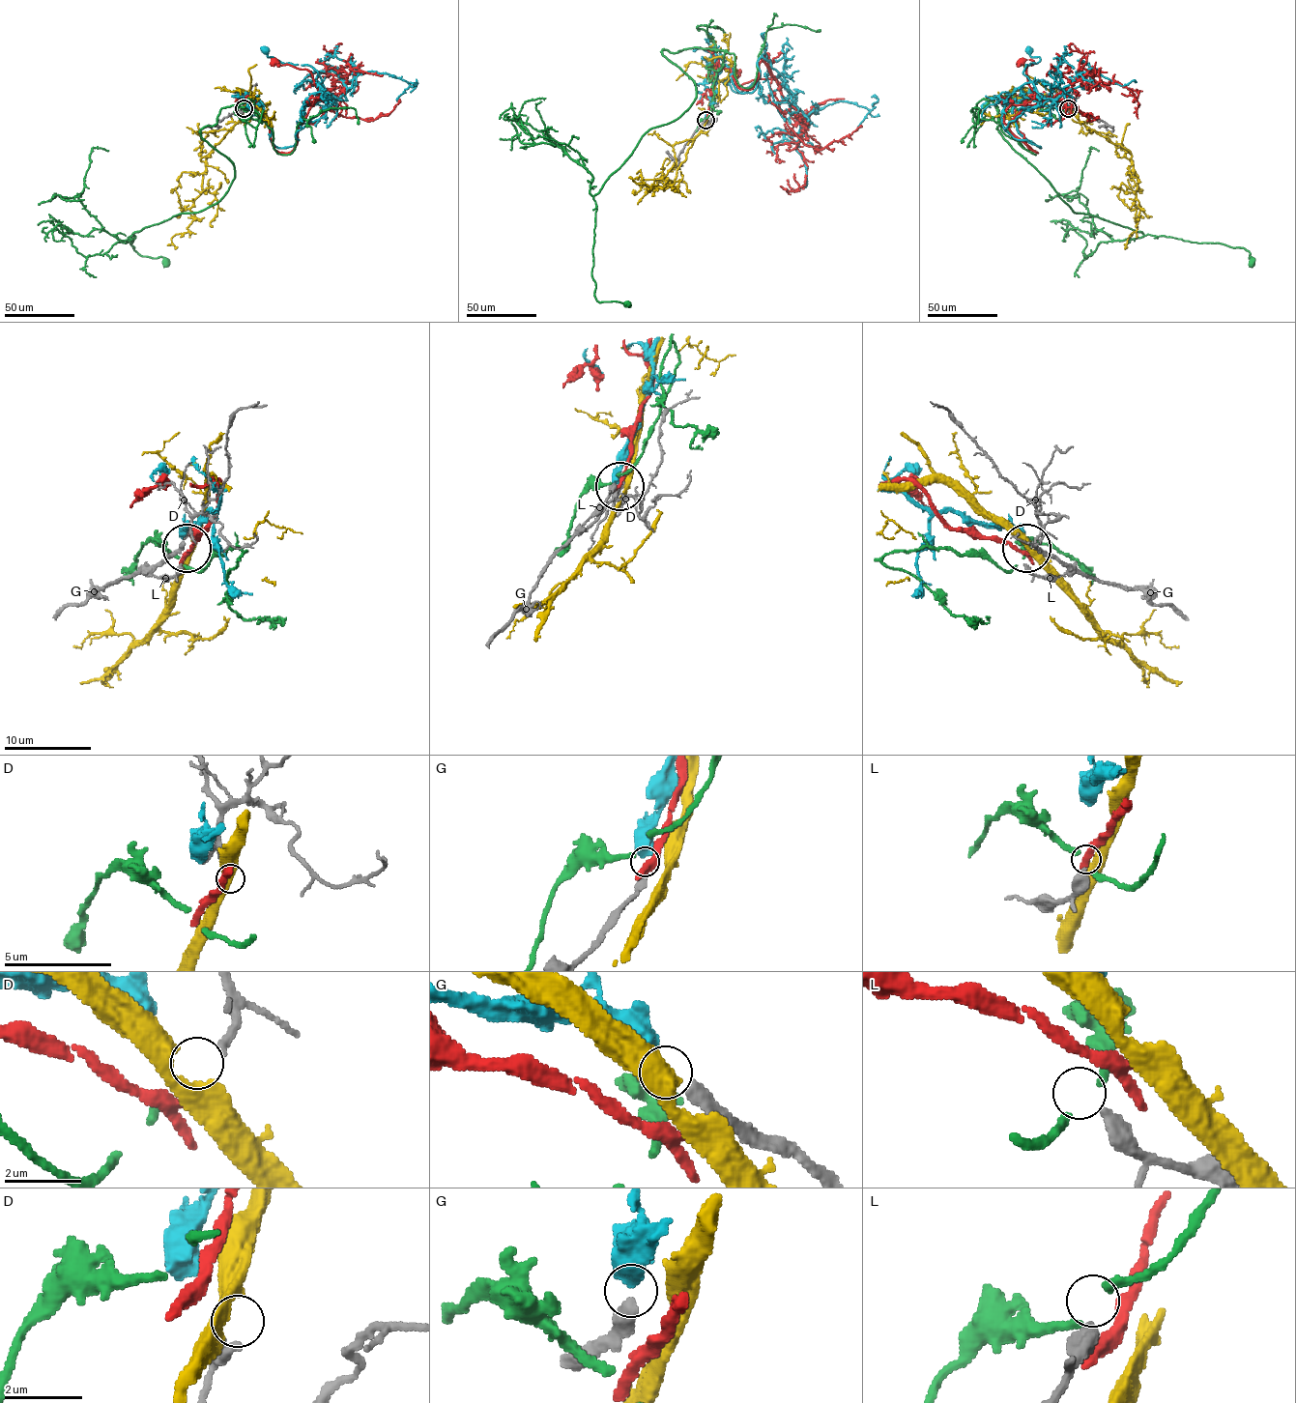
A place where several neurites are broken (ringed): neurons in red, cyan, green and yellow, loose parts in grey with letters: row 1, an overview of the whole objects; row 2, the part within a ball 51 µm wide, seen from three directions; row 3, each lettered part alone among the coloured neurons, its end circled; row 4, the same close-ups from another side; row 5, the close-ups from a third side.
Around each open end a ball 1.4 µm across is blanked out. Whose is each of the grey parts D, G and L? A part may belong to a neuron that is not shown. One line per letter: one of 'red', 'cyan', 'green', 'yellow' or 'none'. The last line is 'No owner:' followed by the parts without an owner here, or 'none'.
D: yellow
G: cyan
L: none
No owner: L

